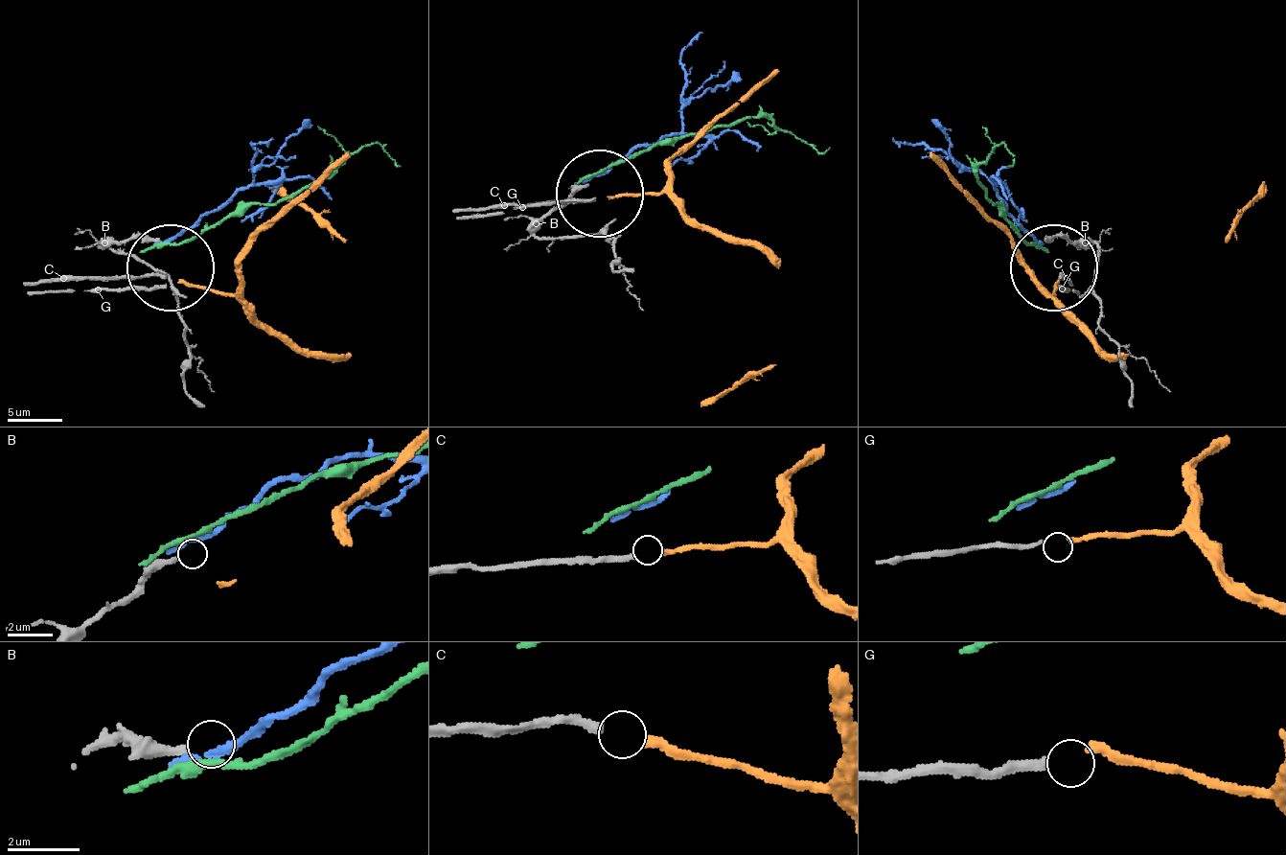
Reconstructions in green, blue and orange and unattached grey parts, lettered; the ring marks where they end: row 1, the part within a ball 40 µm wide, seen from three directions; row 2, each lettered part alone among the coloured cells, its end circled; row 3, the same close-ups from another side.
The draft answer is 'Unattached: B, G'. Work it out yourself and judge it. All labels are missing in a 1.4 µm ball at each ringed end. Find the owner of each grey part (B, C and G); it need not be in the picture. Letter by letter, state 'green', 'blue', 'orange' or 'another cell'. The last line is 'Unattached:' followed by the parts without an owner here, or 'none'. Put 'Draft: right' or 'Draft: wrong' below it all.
B: another cell
C: orange
G: another cell
Unattached: B, G
Draft: right

